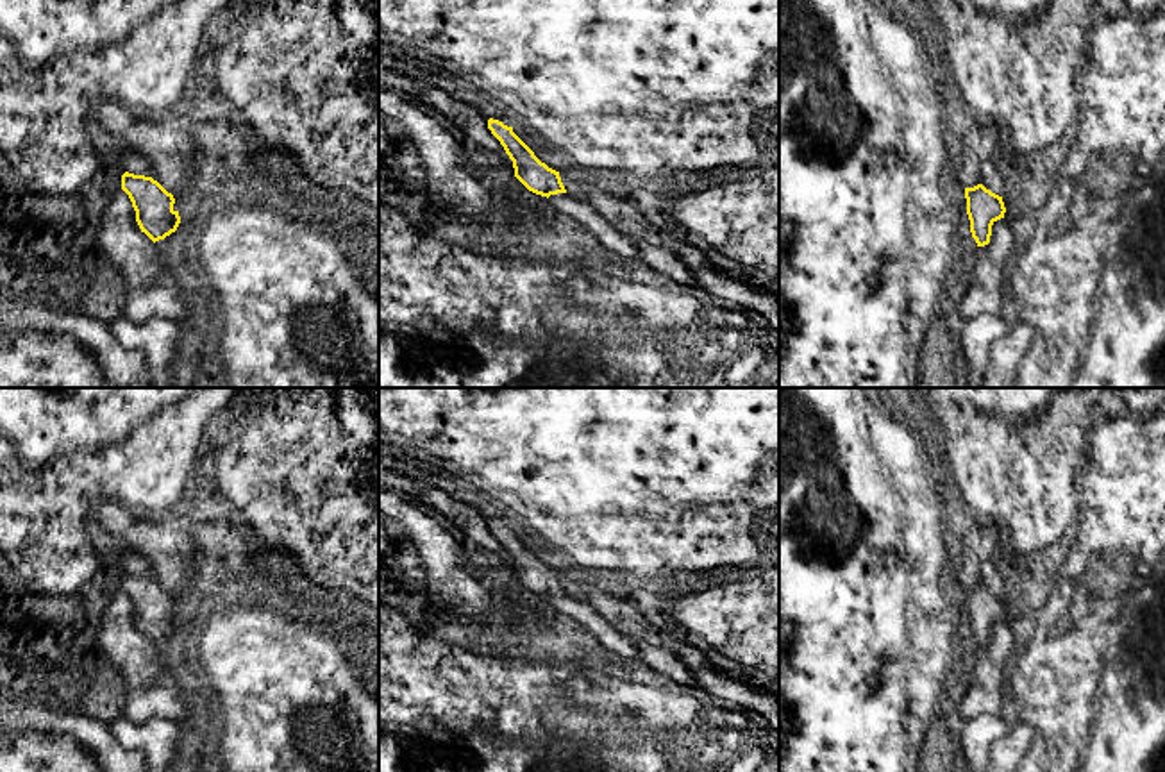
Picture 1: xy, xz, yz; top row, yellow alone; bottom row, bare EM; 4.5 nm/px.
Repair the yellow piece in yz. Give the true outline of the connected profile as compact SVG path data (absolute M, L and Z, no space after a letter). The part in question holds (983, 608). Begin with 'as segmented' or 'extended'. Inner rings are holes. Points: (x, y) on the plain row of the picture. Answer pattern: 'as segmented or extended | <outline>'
extended | M992 561L981 565L981 583L965 588L970 633L977 647L990 643L992 625L1004 618L1004 579Z

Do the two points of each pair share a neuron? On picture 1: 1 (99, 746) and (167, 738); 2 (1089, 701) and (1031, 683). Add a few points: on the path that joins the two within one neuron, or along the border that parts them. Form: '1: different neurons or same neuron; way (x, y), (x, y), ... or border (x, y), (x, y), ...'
1: different neurons; border (108, 722), (115, 738), (124, 747), (142, 753)
2: same neuron; way (1074, 687), (1046, 683)

